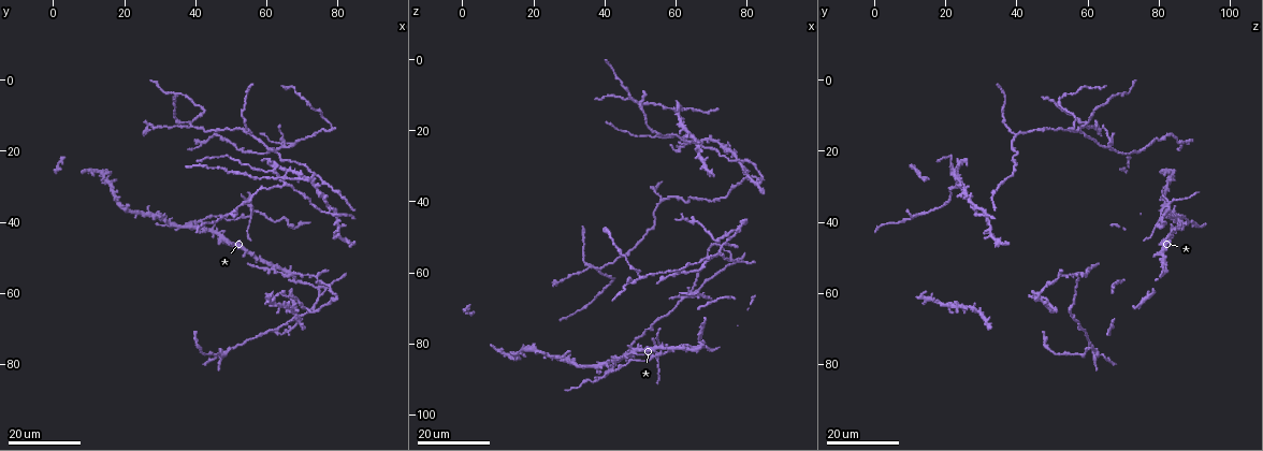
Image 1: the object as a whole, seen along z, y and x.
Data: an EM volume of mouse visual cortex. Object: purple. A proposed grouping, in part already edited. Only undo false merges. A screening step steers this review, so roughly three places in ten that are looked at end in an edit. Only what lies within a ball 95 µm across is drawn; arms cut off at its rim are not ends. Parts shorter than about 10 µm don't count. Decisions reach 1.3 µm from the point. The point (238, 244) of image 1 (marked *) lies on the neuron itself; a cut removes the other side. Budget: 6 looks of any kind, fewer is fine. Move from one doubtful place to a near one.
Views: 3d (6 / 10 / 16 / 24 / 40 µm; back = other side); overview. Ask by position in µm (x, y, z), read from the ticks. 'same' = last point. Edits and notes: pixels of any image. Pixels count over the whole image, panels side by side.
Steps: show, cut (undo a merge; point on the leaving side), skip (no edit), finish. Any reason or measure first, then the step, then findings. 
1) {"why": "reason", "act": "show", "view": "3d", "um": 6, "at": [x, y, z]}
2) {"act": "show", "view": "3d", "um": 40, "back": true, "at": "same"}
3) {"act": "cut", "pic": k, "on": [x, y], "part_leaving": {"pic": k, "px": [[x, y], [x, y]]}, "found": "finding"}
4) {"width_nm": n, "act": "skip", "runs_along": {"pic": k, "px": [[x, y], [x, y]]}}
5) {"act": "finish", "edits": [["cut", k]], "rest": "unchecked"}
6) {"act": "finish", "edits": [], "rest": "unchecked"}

{"act": "show", "view": "3d", "um": 16, "at": [55.0, 35.0, 82.5]}

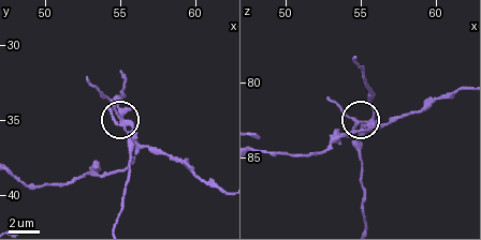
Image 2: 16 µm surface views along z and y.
{"act": "show", "view": "3d", "um": 6, "at": [54.8, 35.2, 82.8]}

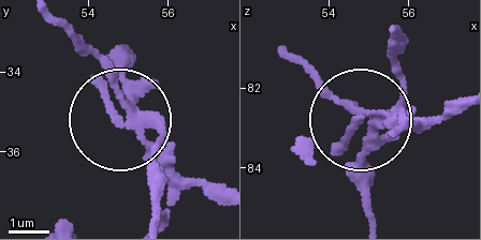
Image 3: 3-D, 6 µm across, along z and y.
{"width_nm": 230, "act": "cut", "pic": 3, "on": [158, 148], "part_leaving": {"pic": 3, "px": [[145, 119], [162, 136], [155, 222]]}, "found": "two neurons meet here"}

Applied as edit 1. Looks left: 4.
{"act": "show", "view": "overview"}

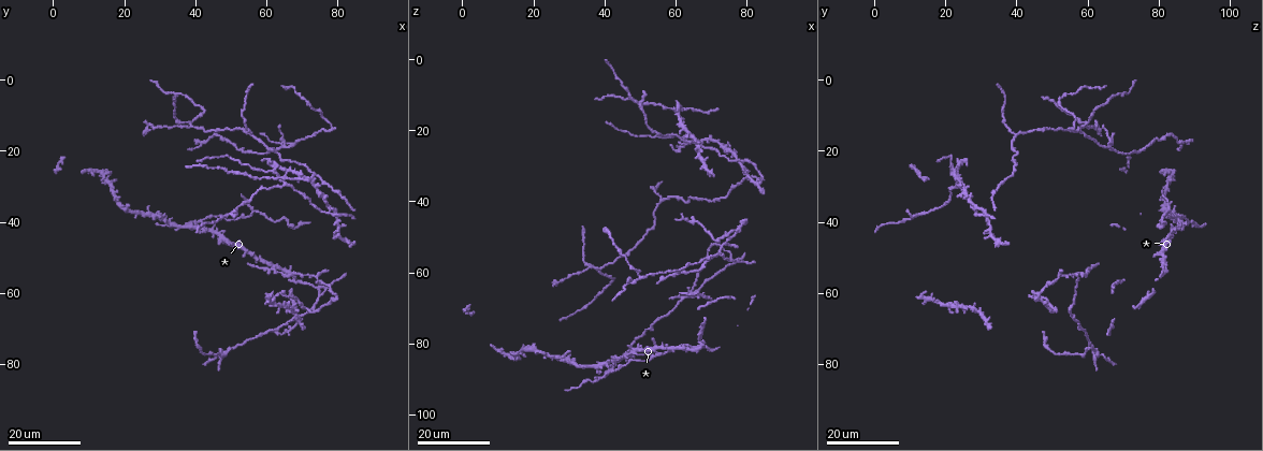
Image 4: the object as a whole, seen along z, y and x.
{"act": "show", "view": "3d", "um": 16, "at": [53.0, 19.0, 76.0]}

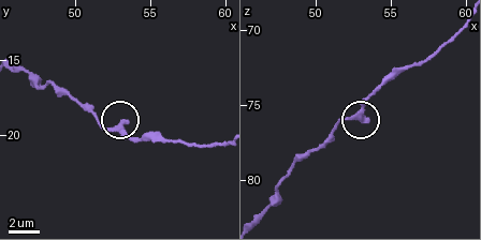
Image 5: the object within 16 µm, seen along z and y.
{"act": "show", "view": "3d", "um": 6, "at": [52.2, 19.6, 75.8]}

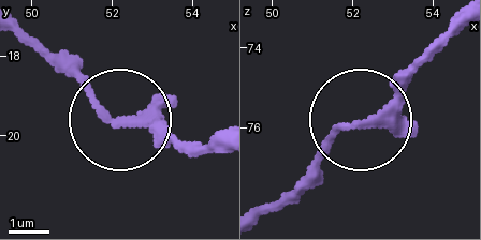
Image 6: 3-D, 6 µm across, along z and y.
{"act": "skip", "found": "continuous, no second neuron"}

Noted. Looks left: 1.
{"act": "finish", "edits": [["cut", 3]], "rest": "unchecked"}

